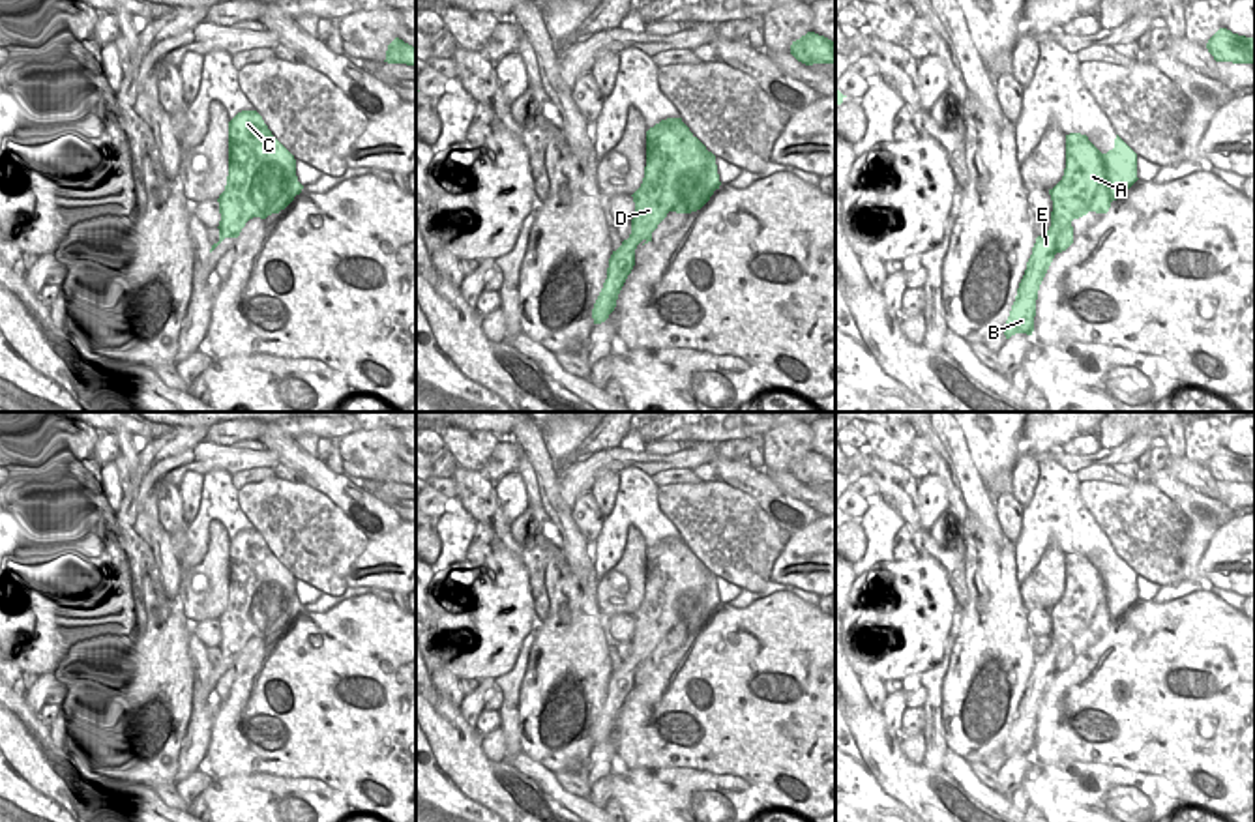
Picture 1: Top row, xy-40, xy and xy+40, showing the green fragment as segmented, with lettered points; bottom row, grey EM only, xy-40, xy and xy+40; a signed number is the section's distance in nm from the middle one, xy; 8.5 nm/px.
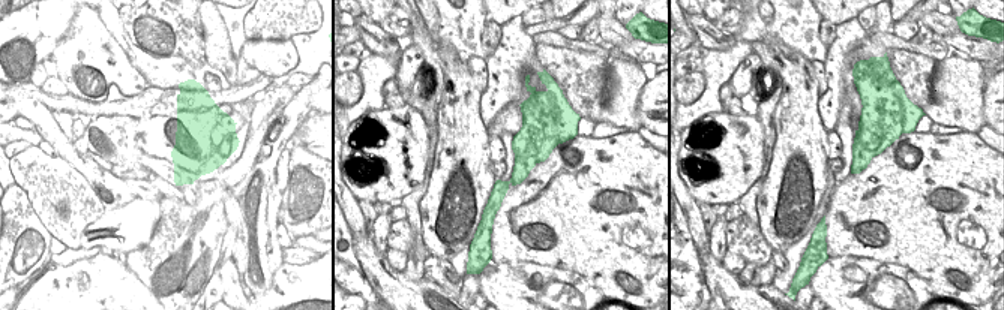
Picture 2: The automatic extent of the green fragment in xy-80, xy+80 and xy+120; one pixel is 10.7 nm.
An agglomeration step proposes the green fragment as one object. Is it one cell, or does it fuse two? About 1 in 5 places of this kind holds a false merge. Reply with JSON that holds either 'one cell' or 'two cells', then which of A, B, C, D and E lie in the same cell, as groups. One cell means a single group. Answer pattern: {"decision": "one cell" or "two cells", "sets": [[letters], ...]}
{"decision": "two cells", "sets": [["A", "C", "D"], ["B", "E"]]}

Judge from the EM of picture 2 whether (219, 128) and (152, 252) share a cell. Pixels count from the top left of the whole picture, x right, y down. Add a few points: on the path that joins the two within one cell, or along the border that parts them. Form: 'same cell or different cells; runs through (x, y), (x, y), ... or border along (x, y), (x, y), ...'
same cell; runs through (198, 159), (186, 171), (164, 220)

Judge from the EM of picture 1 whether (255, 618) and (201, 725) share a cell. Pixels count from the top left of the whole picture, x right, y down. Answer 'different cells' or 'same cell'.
same cell

